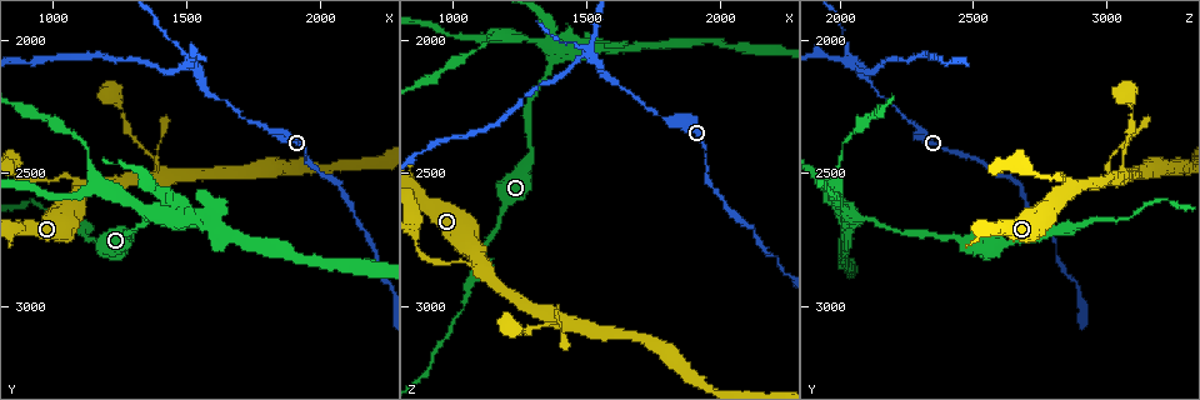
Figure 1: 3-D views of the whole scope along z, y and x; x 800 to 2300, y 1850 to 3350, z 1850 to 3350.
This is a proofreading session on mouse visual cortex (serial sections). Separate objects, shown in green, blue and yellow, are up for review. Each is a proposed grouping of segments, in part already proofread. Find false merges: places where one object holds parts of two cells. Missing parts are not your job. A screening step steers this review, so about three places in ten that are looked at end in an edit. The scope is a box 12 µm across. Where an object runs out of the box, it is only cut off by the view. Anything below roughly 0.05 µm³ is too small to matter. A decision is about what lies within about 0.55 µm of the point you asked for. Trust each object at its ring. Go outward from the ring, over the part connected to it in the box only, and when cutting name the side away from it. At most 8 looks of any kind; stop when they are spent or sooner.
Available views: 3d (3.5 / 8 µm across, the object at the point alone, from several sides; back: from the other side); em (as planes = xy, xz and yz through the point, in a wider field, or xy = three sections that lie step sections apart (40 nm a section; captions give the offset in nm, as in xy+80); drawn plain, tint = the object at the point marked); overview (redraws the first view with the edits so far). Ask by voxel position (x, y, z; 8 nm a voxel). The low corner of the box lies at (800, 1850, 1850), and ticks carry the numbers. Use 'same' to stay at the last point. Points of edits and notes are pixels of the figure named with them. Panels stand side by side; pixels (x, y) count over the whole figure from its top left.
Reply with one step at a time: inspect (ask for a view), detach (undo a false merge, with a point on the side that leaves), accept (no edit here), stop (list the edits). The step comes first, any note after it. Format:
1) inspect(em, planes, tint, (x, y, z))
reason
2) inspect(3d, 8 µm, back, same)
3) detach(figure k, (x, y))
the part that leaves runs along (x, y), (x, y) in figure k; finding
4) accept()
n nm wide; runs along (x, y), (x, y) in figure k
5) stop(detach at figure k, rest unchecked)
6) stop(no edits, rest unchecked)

inspect(3d, 8 µm, (1120, 2430, 2010))
sudden change in width

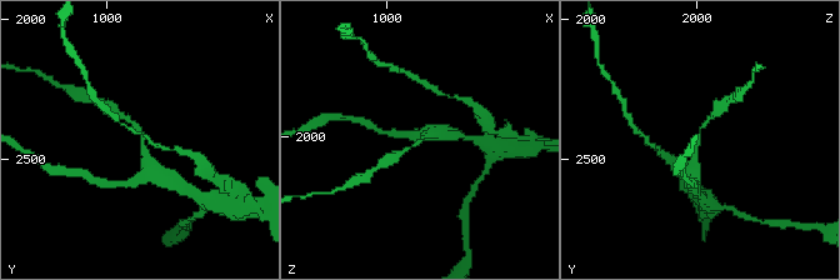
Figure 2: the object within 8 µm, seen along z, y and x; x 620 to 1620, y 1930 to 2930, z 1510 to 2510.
inspect(em, xy, step 2, tint, (1130, 2440, 2010))

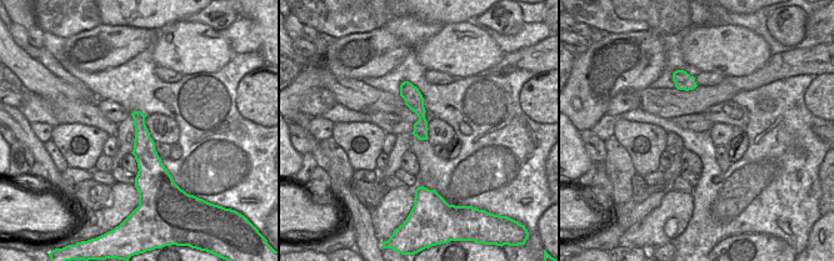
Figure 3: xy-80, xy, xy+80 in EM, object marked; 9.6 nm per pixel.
accept()
arms of 150, 350 nm; runs along (156, 174), (143, 133), (121, 118) in figure 2; continuous, no second cell

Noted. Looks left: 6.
inspect(3d, 3.5 µm, (1760, 2310, 2290))
narrows sharply

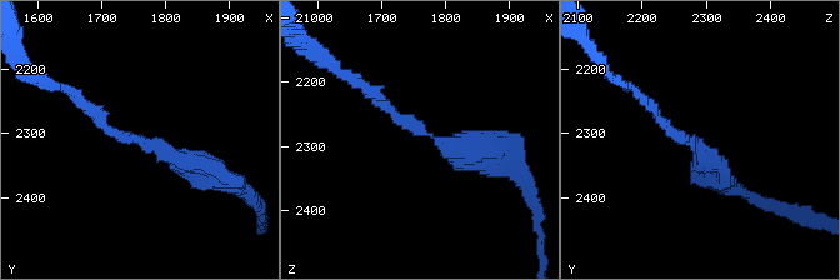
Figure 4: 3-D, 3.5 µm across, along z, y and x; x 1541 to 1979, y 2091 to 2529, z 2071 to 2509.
inspect(em, xy, step 1, tint, (1765, 2310, 2280))
arms of 150, 300 nm; now the EM

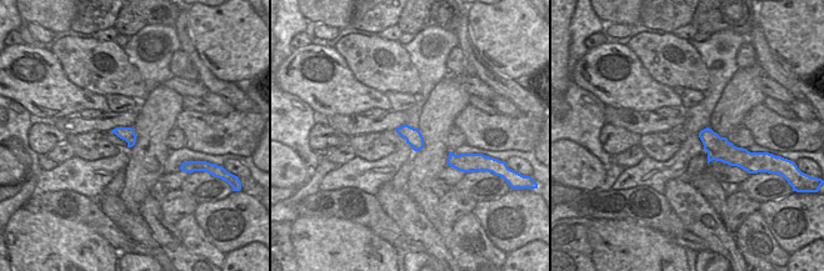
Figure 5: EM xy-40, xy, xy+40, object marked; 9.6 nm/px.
accept()
runs along (214, 174), (115, 135), (88, 104) in figure 4; continuous, no second cell

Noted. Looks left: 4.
inspect(3d, 3.5 µm, (1500, 2100, 2050))

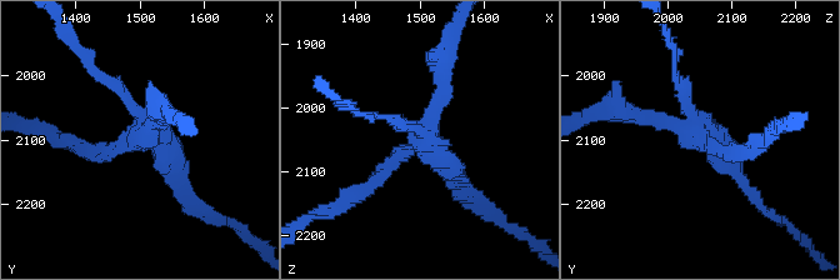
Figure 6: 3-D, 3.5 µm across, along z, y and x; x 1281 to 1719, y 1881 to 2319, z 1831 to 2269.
inspect(em, xy, step 1, tint, (1505, 2090, 2055))
4 arms; arms of 150, 200, 200, 200 nm

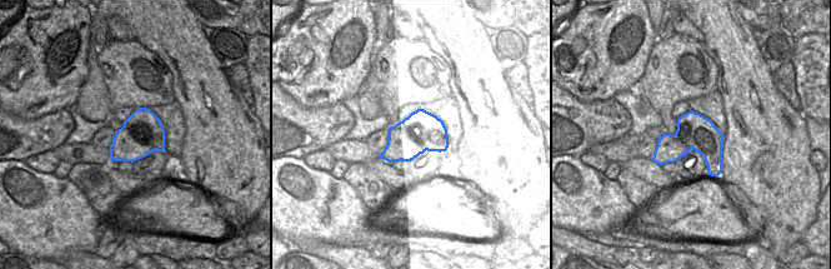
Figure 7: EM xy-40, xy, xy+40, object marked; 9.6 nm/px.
detach(figure 6, (645, 116))
the part that leaves runs along (423, 141), (334, 209) in figure 6; two cells meet here

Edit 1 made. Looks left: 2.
stop(detach at figure 6, rest unchecked)

